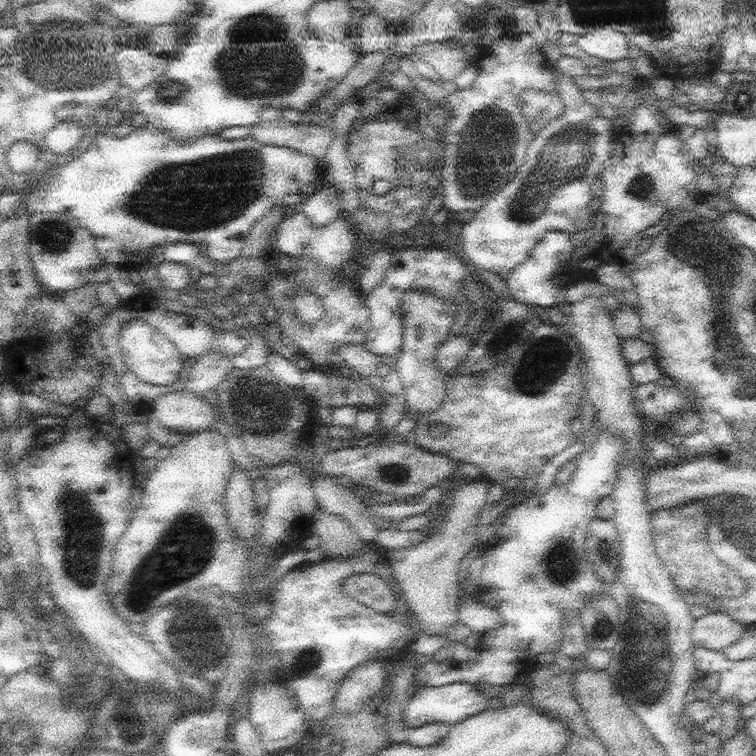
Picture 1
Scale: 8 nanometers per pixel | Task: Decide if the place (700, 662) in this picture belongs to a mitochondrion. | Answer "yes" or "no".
no

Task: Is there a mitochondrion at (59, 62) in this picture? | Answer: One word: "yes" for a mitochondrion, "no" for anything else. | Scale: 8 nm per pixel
yes

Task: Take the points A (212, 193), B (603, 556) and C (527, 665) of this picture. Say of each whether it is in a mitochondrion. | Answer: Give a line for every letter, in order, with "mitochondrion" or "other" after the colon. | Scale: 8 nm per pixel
A: mitochondrion
B: mitochondrion
C: other

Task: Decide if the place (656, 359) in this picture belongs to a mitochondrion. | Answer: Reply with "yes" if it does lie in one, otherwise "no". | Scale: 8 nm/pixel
no

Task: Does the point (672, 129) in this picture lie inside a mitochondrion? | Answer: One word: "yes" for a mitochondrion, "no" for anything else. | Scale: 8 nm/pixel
no

